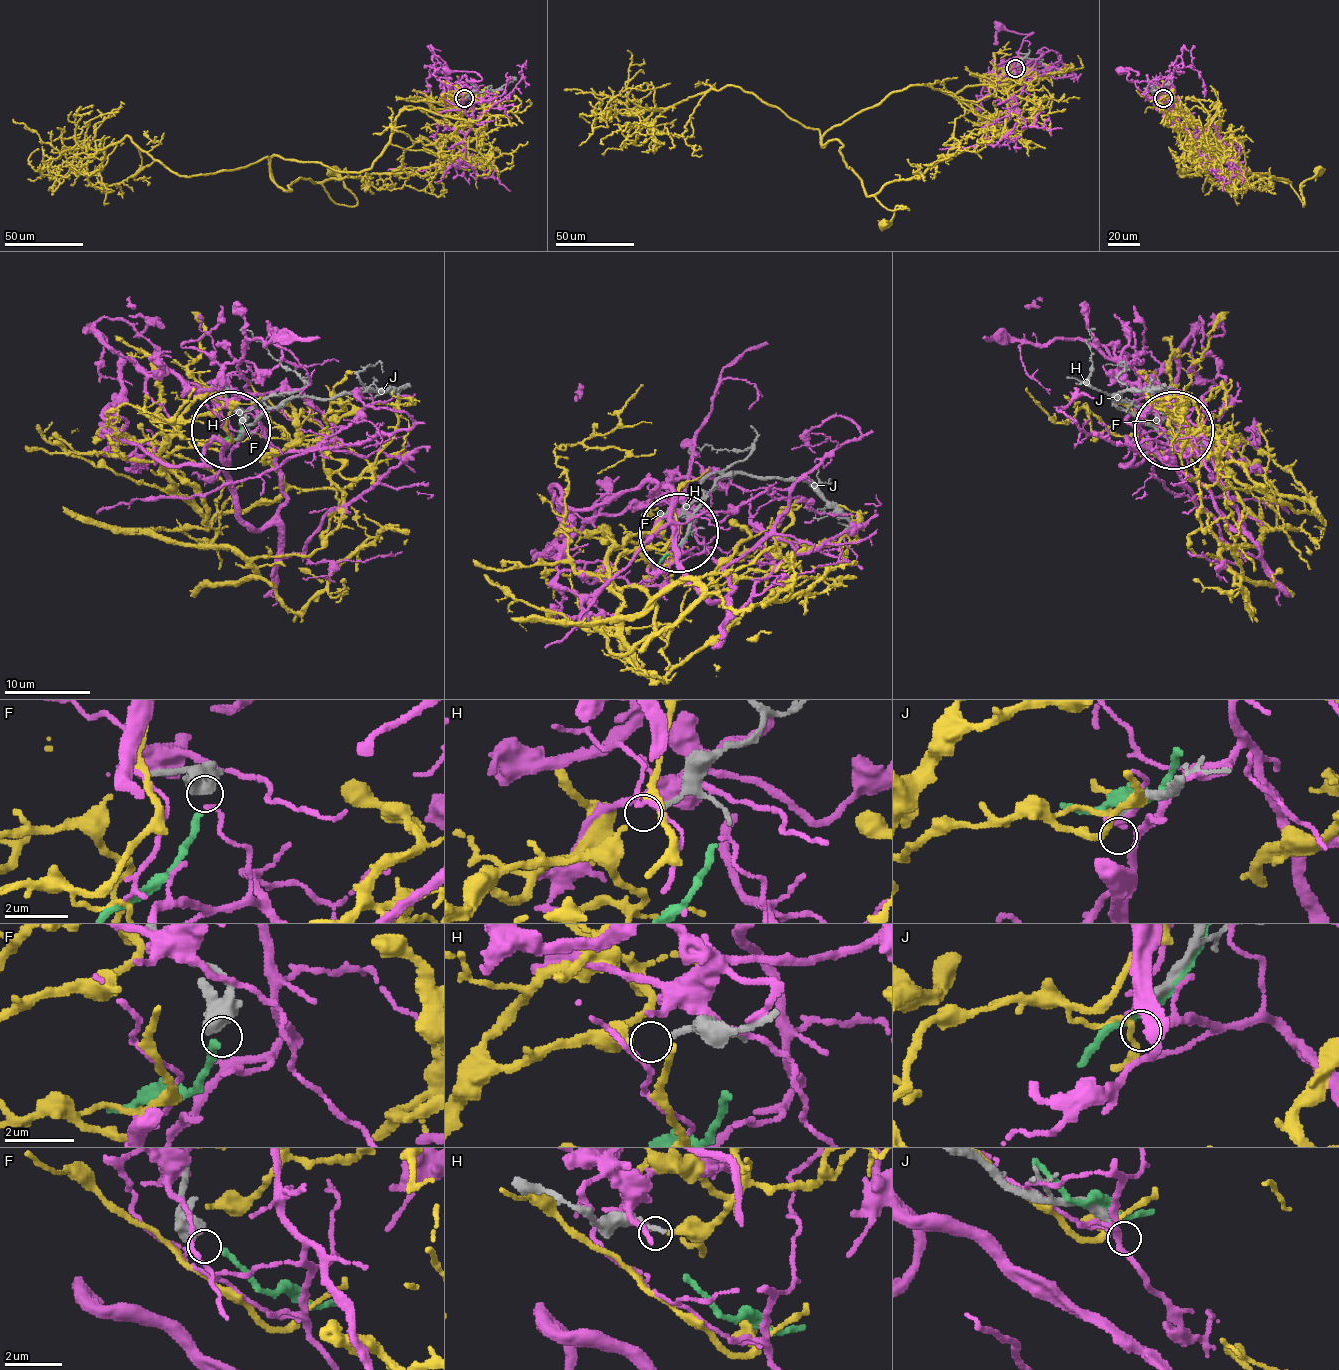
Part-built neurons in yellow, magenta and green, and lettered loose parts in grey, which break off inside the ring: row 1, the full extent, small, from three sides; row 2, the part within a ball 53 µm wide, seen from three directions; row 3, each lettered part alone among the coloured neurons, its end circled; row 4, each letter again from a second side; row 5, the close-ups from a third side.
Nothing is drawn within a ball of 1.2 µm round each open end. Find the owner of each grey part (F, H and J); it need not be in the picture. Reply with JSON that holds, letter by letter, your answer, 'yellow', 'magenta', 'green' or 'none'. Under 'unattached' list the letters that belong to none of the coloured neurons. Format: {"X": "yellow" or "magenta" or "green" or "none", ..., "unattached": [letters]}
{"F": "green", "H": "yellow", "J": "none", "unattached": ["J"]}

